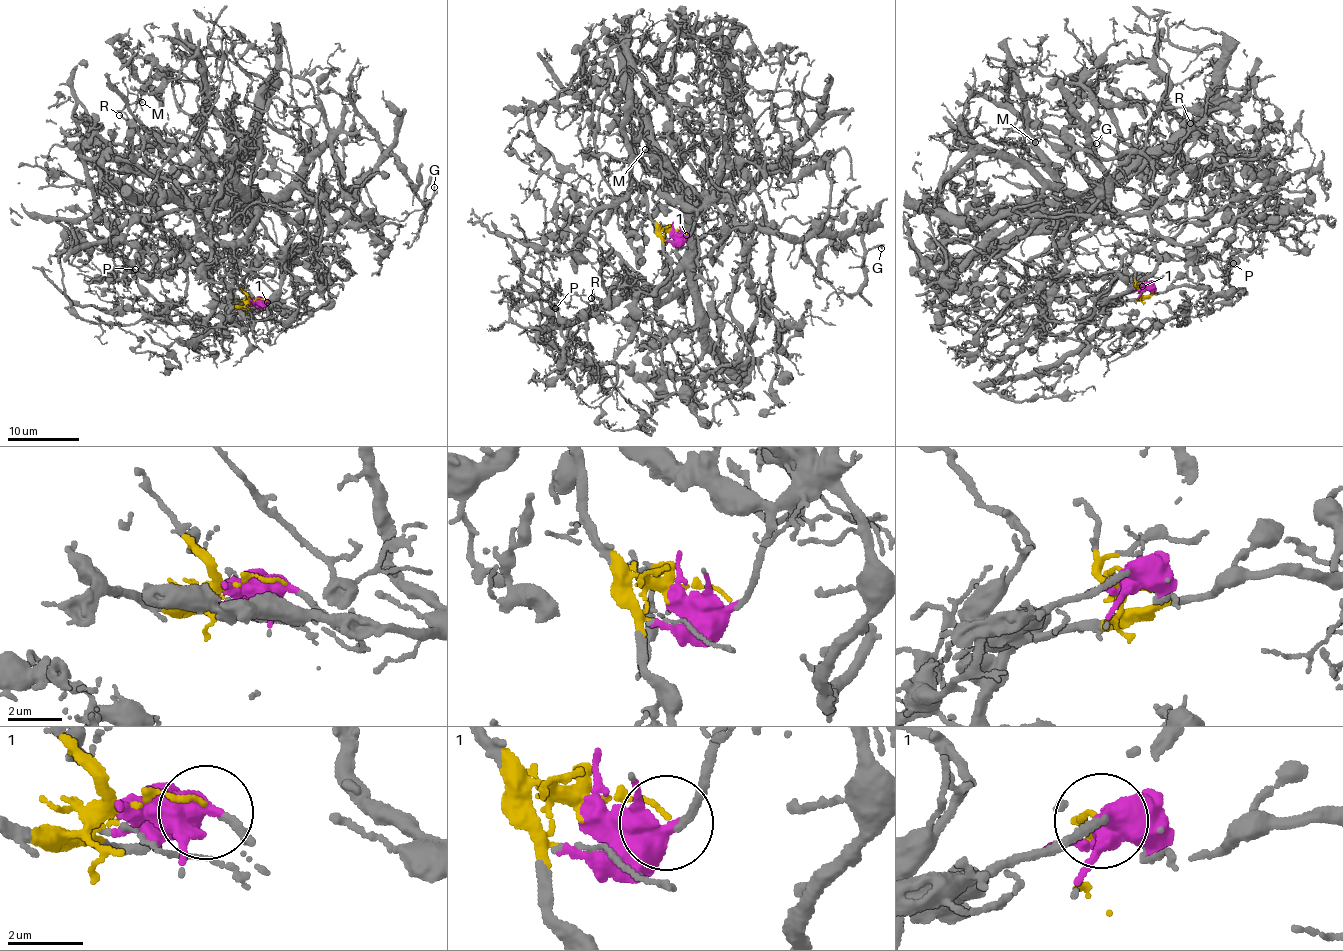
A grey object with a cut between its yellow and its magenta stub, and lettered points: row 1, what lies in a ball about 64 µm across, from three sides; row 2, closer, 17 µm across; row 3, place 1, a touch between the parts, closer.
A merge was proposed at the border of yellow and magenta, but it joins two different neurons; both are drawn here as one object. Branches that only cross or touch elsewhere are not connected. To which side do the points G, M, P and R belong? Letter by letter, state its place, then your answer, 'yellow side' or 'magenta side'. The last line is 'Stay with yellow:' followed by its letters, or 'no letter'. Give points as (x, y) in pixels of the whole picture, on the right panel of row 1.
G: place (1096, 143); magenta side
M: place (1035, 142); magenta side
P: place (1233, 263); yellow side
R: place (1190, 123); yellow side
Stay with yellow: P, R

